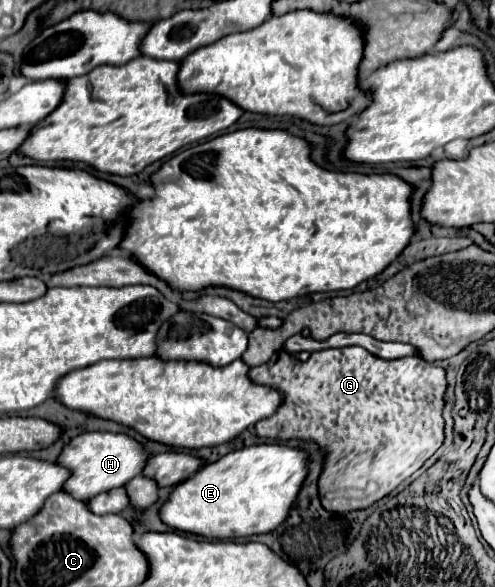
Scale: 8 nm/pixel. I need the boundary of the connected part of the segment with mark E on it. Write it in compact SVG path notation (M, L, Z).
M254 444L232 450L178 484L162 504L160 520L176 532L216 540L266 534L282 524L286 508L294 504L294 494L298 494L308 472L306 466L308 456L302 450L280 444Z

